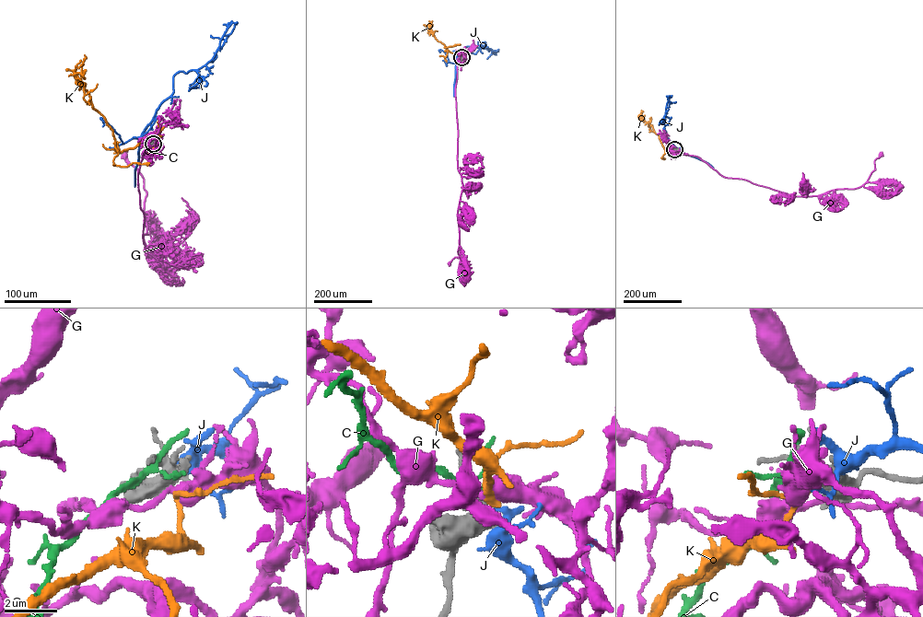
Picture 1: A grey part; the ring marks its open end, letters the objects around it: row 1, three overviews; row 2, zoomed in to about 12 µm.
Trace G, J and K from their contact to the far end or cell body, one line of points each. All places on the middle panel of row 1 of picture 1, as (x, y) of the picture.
G: (461, 57), (457, 64), (455, 93), (458, 168), (463, 187), (457, 214), (459, 256), (449, 263)
J: (461, 57), (456, 64), (458, 55), (470, 46), (474, 53), (480, 48), (494, 51), (487, 58)
K: (461, 57), (449, 52), (438, 40), (426, 26), (430, 23), (432, 26)

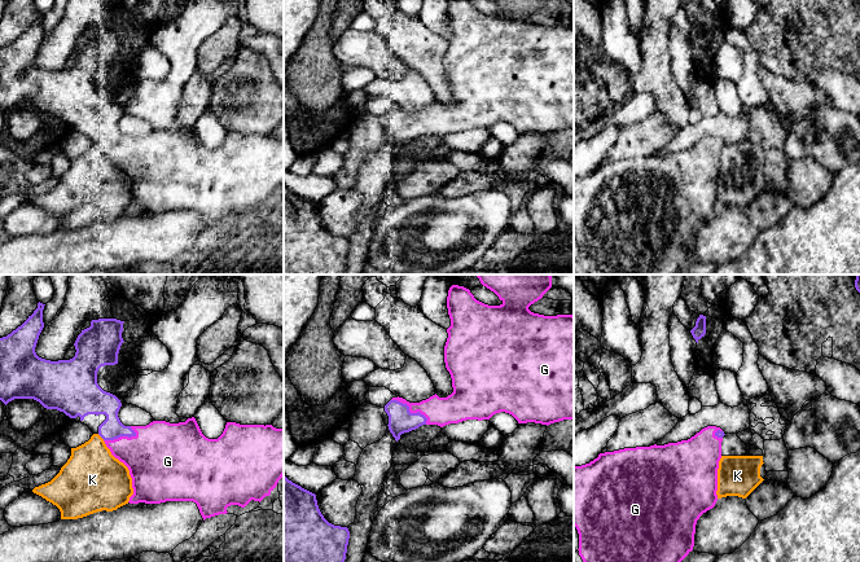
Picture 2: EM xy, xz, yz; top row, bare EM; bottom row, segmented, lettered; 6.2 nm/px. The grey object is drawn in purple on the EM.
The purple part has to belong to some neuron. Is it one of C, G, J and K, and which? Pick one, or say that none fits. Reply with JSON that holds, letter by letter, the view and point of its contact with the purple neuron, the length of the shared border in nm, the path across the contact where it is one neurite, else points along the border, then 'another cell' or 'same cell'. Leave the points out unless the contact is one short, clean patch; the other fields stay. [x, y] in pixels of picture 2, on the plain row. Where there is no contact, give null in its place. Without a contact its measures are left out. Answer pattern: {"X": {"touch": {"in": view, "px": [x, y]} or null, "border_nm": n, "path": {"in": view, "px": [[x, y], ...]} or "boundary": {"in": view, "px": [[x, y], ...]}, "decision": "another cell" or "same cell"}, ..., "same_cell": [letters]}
{"C": {"touch": null, "decision": "another cell"}, "G": {"touch": {"in": "xz", "px": [409, 122]}, "border_nm": 280, "path": {"in": "xz", "px": [[400, 130], [409, 122], [439, 121]]}, "decision": "same cell"}, "J": {"touch": null, "decision": "another cell"}, "K": {"touch": {"in": "xy", "px": [101, 146]}, "border_nm": 60, "decision": "another cell"}, "same_cell": ["G"]}

